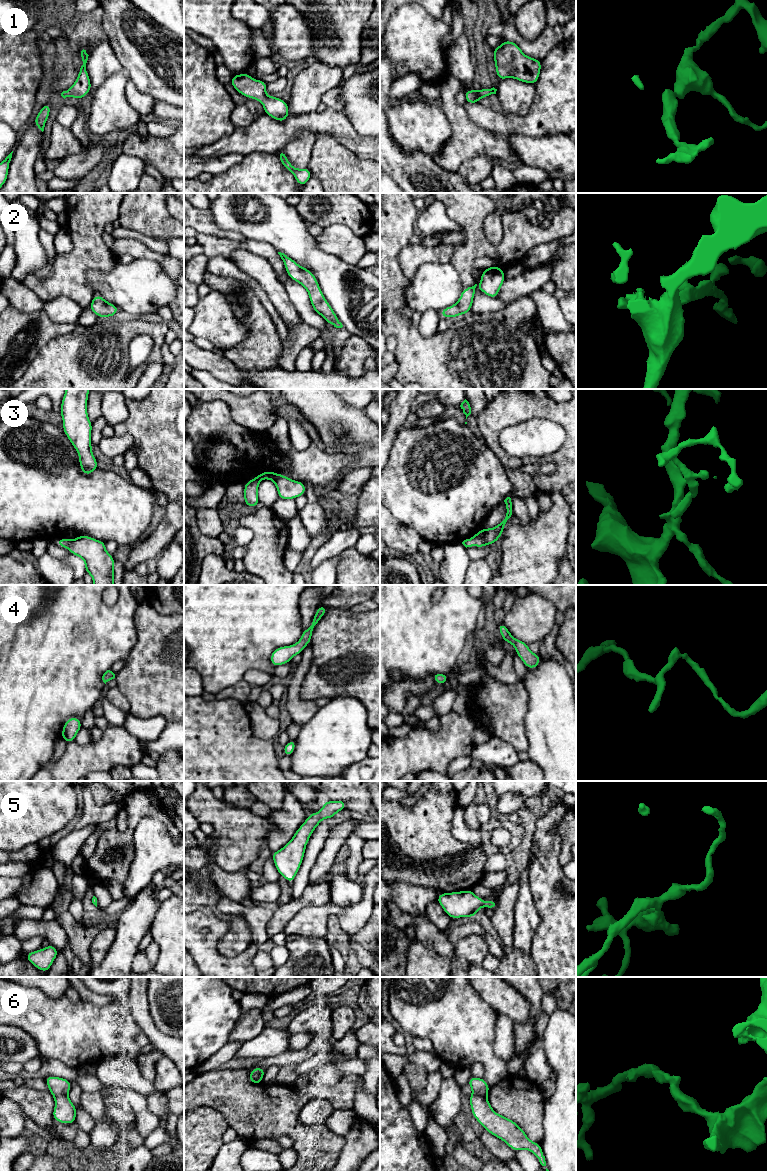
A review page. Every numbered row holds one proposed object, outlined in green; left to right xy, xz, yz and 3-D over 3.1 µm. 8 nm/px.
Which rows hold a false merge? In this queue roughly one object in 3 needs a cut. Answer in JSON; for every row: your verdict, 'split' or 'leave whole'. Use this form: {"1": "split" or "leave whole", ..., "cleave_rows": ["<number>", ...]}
{"1": "leave whole", "2": "leave whole", "3": "leave whole", "4": "leave whole", "5": "leave whole", "6": "split", "cleave_rows": ["6"]}

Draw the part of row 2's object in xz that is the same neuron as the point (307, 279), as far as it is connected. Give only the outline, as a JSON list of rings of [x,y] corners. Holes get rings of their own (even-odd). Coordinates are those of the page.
[[[278,252],[278,254],[284,262],[288,276],[304,286],[307,290],[314,311],[321,315],[327,323],[330,323],[336,328],[342,328],[342,323],[325,299],[315,275],[309,269],[300,266],[284,253]]]

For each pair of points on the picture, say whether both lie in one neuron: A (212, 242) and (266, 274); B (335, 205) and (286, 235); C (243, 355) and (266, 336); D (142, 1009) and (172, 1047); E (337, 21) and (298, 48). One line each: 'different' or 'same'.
A: different
B: different
C: same
D: same
E: different

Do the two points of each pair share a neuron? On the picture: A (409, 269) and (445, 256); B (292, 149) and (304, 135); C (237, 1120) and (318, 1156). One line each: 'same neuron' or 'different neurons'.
A: same neuron
B: same neuron
C: same neuron

